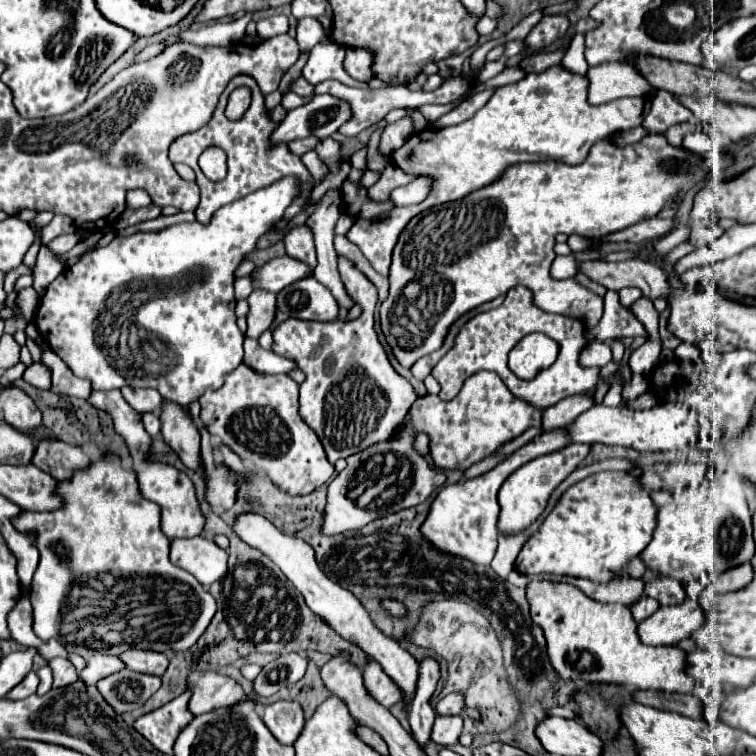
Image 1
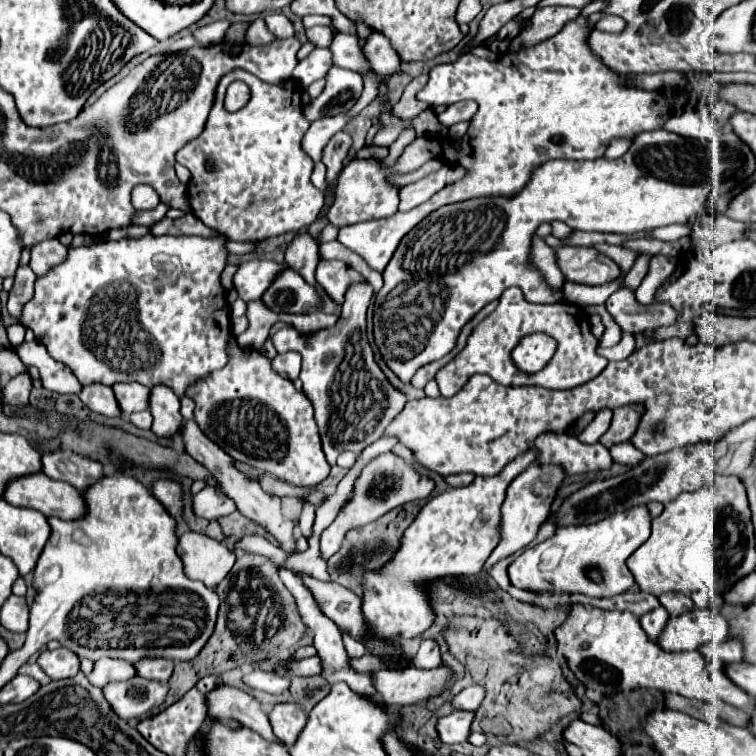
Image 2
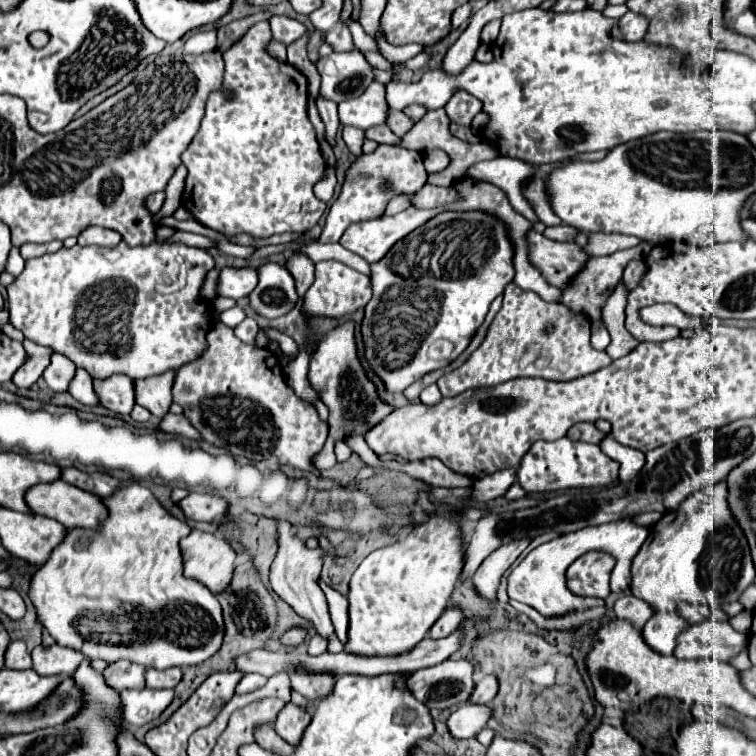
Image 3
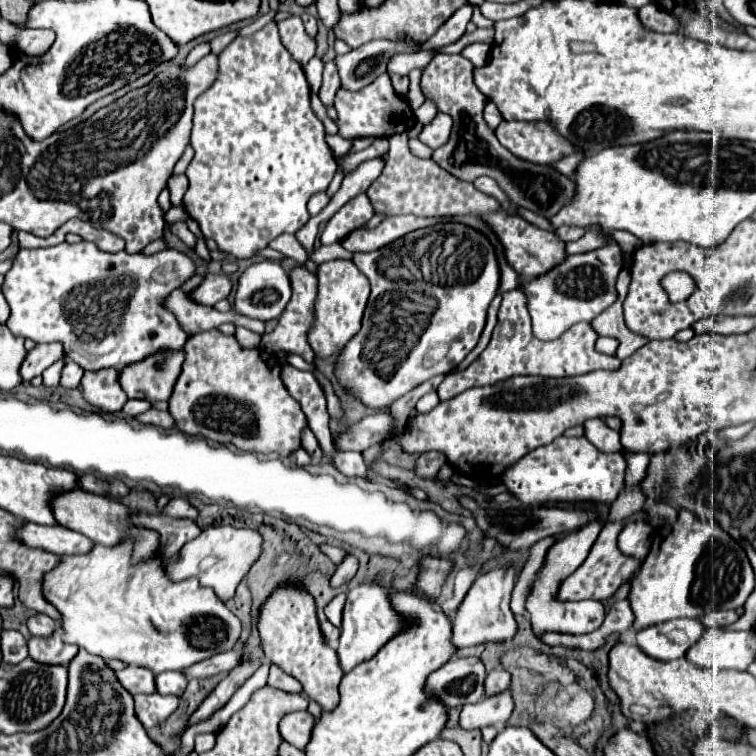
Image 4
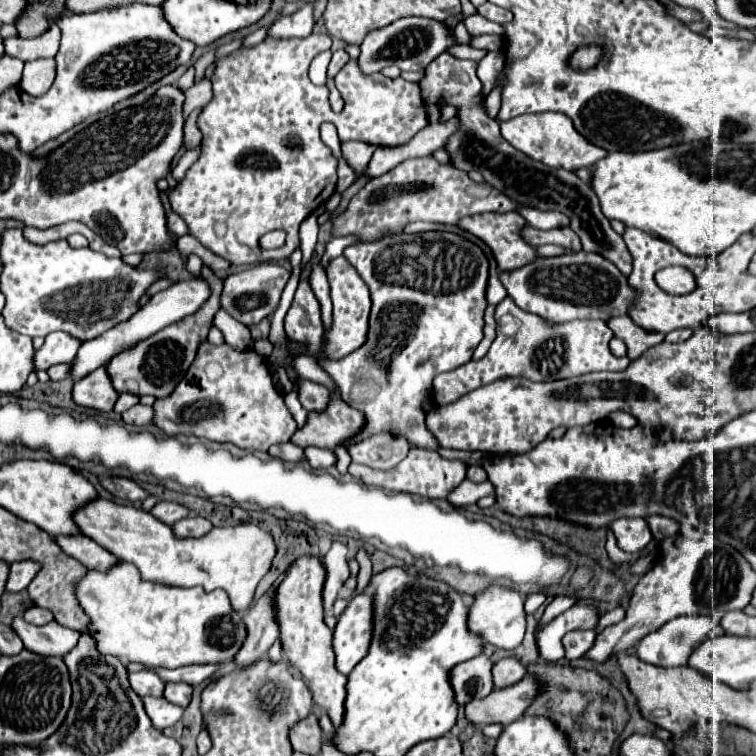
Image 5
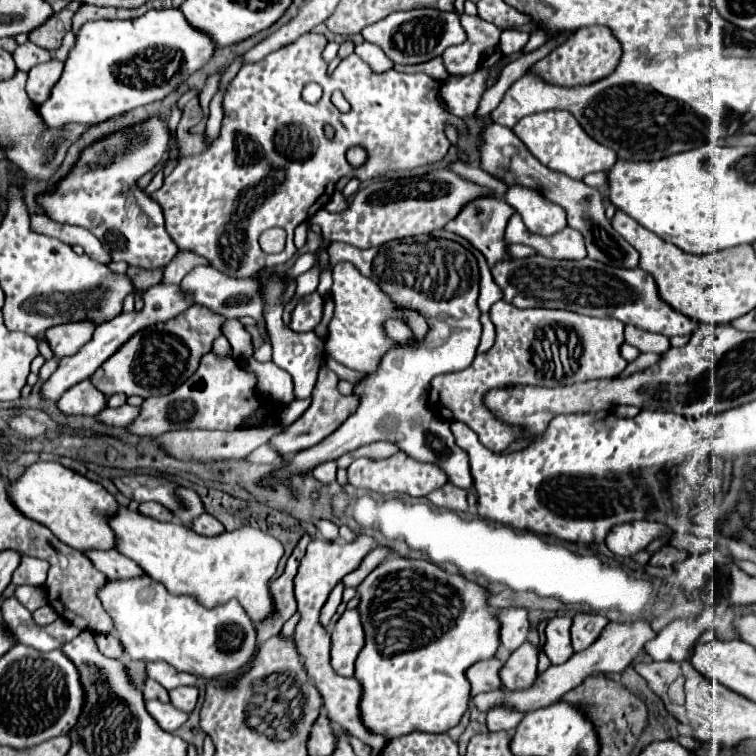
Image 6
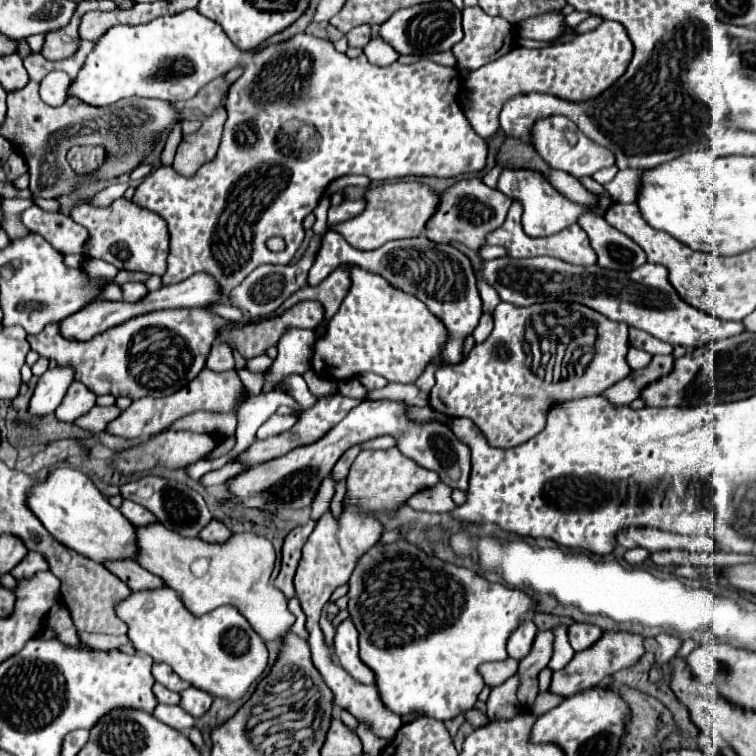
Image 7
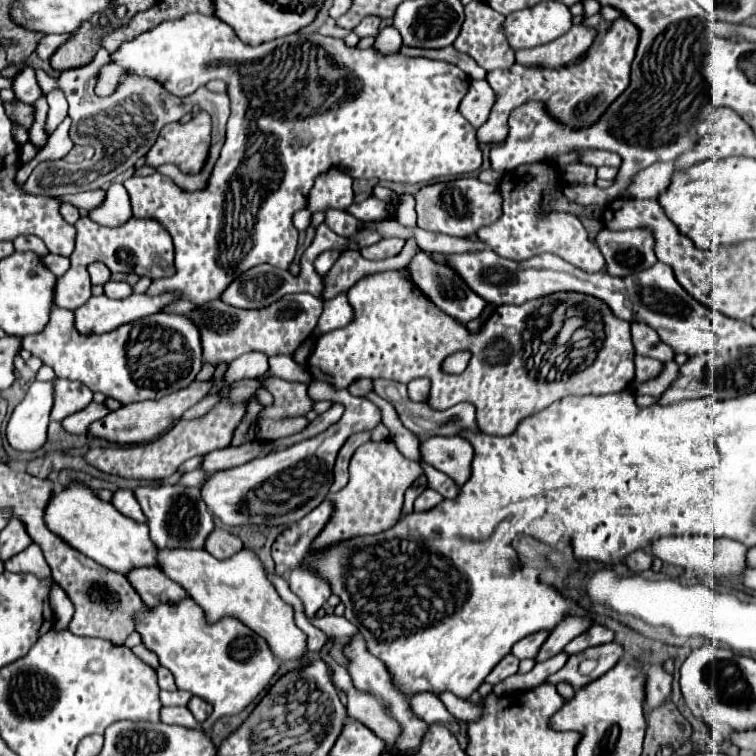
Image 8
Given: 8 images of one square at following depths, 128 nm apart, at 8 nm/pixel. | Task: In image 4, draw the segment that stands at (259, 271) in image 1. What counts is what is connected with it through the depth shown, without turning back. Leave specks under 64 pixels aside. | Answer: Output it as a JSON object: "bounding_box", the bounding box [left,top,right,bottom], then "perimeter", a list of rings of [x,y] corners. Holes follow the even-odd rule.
{"bounding_box":[190,274,232,306],"perimeter":[[[208,274],[204,282],[190,294],[192,300],[204,306],[214,306],[216,302],[228,298],[232,292],[232,280],[226,274]]]}

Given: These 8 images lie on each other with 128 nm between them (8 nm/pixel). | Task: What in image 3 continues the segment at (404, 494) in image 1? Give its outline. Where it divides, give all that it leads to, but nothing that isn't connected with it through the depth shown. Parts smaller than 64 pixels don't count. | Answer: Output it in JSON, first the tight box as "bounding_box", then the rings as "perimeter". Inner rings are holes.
{"bounding_box":[270,520,344,652],"perimeter":[[[276,520],[276,542],[278,542],[278,554],[270,566],[270,586],[272,590],[294,608],[294,612],[302,618],[306,618],[308,622],[312,622],[314,630],[318,636],[328,640],[328,652],[342,652],[344,646],[342,642],[336,638],[334,634],[334,626],[330,620],[330,612],[328,612],[328,602],[324,592],[318,586],[318,576],[322,570],[322,562],[326,552],[318,546],[316,550],[310,550],[304,546],[304,542],[292,534],[292,526],[286,520]]]}

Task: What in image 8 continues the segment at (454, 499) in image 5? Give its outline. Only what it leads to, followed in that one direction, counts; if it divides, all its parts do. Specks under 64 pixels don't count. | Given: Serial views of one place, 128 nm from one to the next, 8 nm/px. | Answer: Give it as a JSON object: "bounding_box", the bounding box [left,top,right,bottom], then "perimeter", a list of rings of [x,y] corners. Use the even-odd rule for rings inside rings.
{"bounding_box":[414,488,444,512],"perimeter":[[[424,488],[422,494],[420,494],[420,496],[416,498],[416,502],[414,502],[414,510],[416,510],[416,512],[432,510],[432,508],[438,506],[442,500],[444,500],[442,494],[438,494],[438,492],[432,490],[432,488]]]}

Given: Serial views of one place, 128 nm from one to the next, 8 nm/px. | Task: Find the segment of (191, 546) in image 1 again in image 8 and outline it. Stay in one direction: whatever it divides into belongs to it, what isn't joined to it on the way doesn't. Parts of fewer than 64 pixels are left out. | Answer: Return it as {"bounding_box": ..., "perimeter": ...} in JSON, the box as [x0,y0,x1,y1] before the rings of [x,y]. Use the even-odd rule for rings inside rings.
{"bounding_box":[156,546,306,660],"perimeter":[[[244,546],[226,560],[214,558],[204,548],[156,548],[156,558],[158,568],[170,580],[180,584],[194,602],[198,602],[210,624],[224,616],[234,616],[262,636],[280,660],[296,660],[302,656],[306,636],[294,624],[294,608],[278,596],[274,584],[266,578],[264,564],[252,548]]]}

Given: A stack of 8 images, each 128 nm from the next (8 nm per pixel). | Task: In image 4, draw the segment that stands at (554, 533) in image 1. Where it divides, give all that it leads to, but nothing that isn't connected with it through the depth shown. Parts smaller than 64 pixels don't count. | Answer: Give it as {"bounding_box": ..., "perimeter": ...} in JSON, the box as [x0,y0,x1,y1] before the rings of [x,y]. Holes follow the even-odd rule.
{"bounding_box":[526,522,650,634],"perimeter":[[[590,522],[582,530],[566,534],[562,540],[558,540],[556,544],[552,544],[548,548],[542,568],[536,572],[534,584],[532,584],[530,594],[526,598],[526,610],[530,612],[532,628],[536,634],[544,632],[544,630],[564,632],[564,634],[584,634],[584,632],[592,632],[592,630],[600,628],[600,624],[604,620],[602,602],[598,602],[598,600],[580,600],[580,602],[558,600],[560,584],[564,582],[566,576],[570,576],[580,566],[580,562],[584,562],[584,558],[588,556],[596,538],[598,538],[598,522]],[[636,522],[630,526],[624,526],[624,530],[618,536],[618,550],[624,556],[632,556],[636,560],[644,560],[648,556],[648,538],[650,538],[650,526]]]}

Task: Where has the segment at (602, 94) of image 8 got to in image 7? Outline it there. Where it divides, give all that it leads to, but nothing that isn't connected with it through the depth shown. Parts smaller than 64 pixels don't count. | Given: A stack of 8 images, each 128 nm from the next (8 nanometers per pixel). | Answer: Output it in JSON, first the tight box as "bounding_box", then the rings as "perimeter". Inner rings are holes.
{"bounding_box":[460,22,632,138],"perimeter":[[[602,22],[596,30],[576,36],[566,44],[550,44],[540,50],[512,48],[504,58],[490,62],[470,74],[462,76],[460,84],[460,106],[462,98],[468,98],[468,104],[462,108],[466,120],[474,128],[474,132],[482,138],[490,138],[498,128],[498,114],[502,104],[516,96],[528,92],[544,92],[556,94],[558,98],[568,100],[588,100],[596,94],[604,92],[632,60],[632,42],[620,22]]]}

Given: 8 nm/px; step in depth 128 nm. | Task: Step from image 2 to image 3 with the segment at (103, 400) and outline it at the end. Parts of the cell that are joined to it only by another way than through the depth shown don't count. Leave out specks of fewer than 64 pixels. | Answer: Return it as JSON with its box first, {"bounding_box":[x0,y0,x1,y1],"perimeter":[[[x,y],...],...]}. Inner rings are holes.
{"bounding_box":[70,370,98,406],"perimeter":[[[78,370],[76,372],[76,378],[72,380],[72,386],[70,386],[70,394],[86,404],[86,406],[96,406],[98,404],[98,396],[94,392],[94,382],[92,382],[92,376],[86,372],[86,370]]]}

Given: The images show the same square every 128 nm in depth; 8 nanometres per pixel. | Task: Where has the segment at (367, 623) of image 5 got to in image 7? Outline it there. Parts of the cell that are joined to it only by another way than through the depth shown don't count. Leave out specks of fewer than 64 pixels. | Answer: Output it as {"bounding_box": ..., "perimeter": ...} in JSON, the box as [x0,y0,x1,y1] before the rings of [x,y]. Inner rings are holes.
{"bounding_box":[332,618,374,684],"perimeter":[[[350,618],[336,626],[336,636],[332,642],[338,664],[356,681],[363,684],[374,684],[372,672],[359,658],[359,633]]]}

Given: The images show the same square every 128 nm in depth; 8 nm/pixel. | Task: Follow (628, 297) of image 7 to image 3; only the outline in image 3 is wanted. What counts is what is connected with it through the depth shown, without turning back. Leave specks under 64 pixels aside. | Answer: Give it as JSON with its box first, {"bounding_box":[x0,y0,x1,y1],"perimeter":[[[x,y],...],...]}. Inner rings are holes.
{"bounding_box":[560,244,652,320],"perimeter":[[[638,244],[636,248],[620,250],[620,252],[614,252],[614,254],[610,254],[610,256],[598,256],[598,258],[594,256],[594,258],[590,258],[590,260],[588,260],[588,266],[586,266],[580,274],[576,274],[576,278],[572,280],[572,286],[568,286],[568,288],[562,292],[560,302],[562,302],[562,304],[568,304],[568,308],[570,308],[572,312],[576,312],[576,314],[582,314],[582,312],[584,312],[586,318],[598,320],[598,318],[600,318],[600,310],[602,310],[602,306],[604,306],[606,298],[608,298],[608,292],[620,282],[620,274],[624,272],[626,264],[628,264],[630,260],[638,260],[638,258],[642,260],[642,258],[646,258],[646,256],[650,254],[650,250],[652,250],[650,244]]]}

